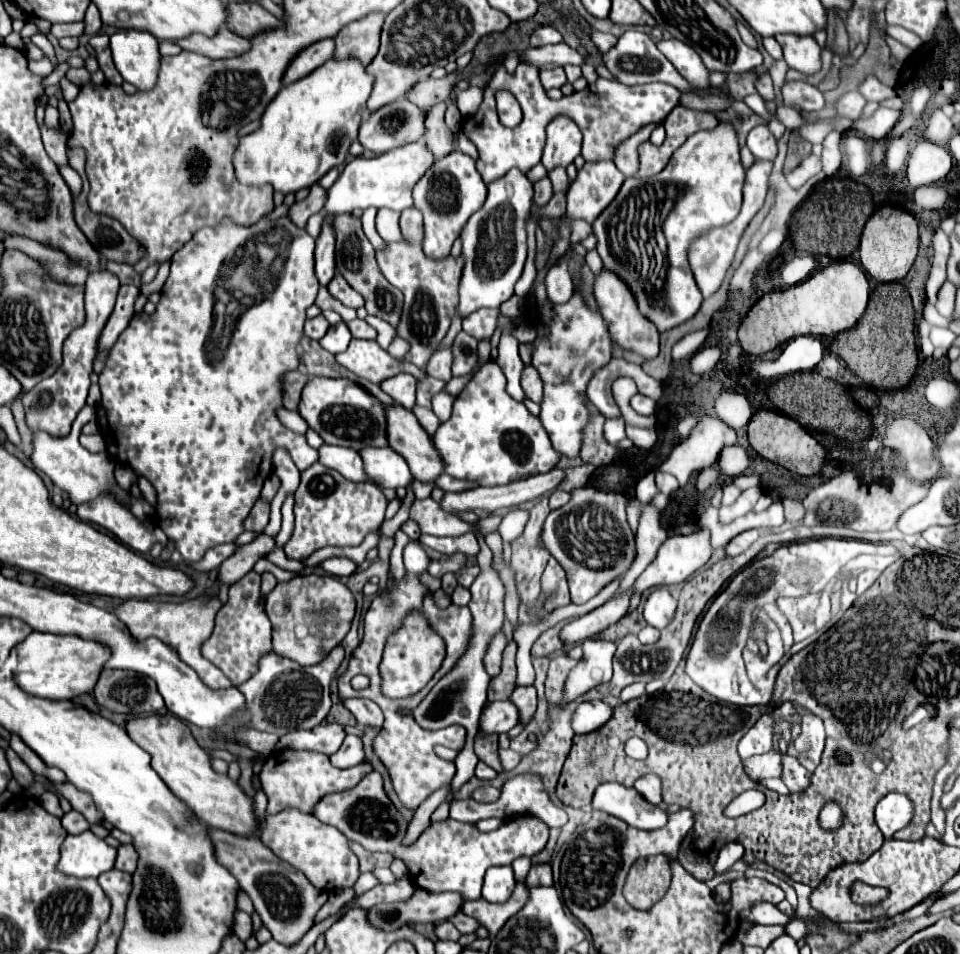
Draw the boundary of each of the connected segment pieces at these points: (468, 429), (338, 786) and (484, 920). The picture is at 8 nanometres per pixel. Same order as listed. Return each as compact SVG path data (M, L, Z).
M496 363L482 365L478 373L474 373L474 377L466 383L454 401L452 417L446 423L440 423L436 429L434 445L442 455L448 475L456 479L472 479L480 485L506 485L530 475L548 473L560 459L560 455L552 449L548 433L540 425L538 417L532 417L522 403L512 401L512 397L506 393L506 377Z
M274 751L272 755L268 755L264 769L260 773L261 786L268 795L266 811L270 815L276 815L282 809L294 807L304 813L312 813L312 805L316 805L316 801L320 801L320 797L324 797L326 793L350 789L352 785L356 785L360 781L360 777L364 777L364 773L370 773L370 771L372 771L372 767L368 763L360 763L350 769L336 769L336 767L332 767L328 755L322 755L322 753L308 753L308 751L276 753Z
M518 883L516 893L512 895L512 901L506 901L504 905L488 905L484 899L480 899L480 901L462 903L460 911L470 917L476 917L480 921L480 925L484 925L490 931L490 935L494 937L502 929L502 925L526 905L526 899L528 899L526 887L524 887L524 883Z

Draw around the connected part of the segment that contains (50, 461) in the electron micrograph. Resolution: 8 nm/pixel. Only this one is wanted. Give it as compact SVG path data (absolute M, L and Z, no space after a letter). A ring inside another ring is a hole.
M86 405L78 413L78 417L74 419L72 431L66 437L52 437L44 431L32 433L32 455L30 455L30 459L32 459L34 467L38 471L44 471L56 487L60 487L62 491L66 491L70 495L70 501L76 503L76 505L90 501L96 493L100 493L100 489L104 489L104 485L108 485L108 481L112 481L112 485L116 485L116 481L114 481L114 459L110 455L88 453L78 443L80 429L90 419L96 419L96 411L90 405Z

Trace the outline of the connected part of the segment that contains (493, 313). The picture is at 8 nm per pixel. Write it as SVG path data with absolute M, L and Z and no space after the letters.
M478 309L474 313L470 313L468 317L464 317L462 321L462 329L476 337L476 339L484 339L484 337L492 337L498 317L500 317L500 309Z

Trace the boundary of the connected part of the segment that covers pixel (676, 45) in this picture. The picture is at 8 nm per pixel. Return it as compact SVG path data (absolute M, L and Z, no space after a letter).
M678 39L658 41L658 49L666 55L666 59L678 69L684 79L696 87L708 87L708 69L704 67L700 55L686 43Z

